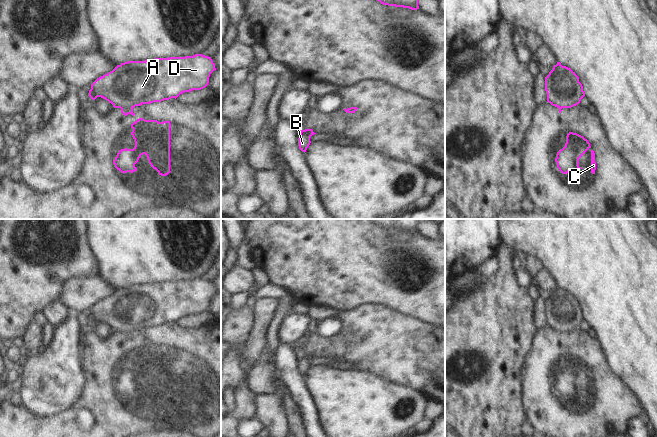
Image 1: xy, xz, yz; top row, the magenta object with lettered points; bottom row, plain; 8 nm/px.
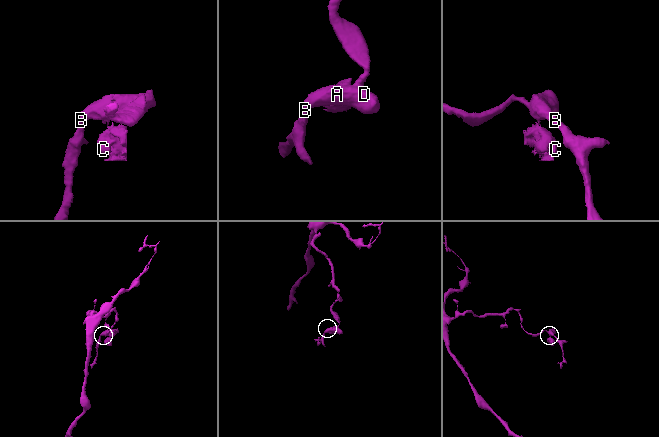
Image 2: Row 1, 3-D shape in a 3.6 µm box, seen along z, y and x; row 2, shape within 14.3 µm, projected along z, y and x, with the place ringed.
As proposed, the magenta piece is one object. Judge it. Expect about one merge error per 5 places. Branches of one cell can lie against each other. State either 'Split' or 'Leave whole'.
Split.

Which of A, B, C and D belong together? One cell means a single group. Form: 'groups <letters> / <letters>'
groups A B D / C

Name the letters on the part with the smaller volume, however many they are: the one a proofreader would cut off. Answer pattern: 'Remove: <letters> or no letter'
Remove: C

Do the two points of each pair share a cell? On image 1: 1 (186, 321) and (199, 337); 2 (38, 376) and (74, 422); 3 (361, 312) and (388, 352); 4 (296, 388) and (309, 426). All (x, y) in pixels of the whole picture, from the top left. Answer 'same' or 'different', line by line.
1: different
2: different
3: same
4: same

